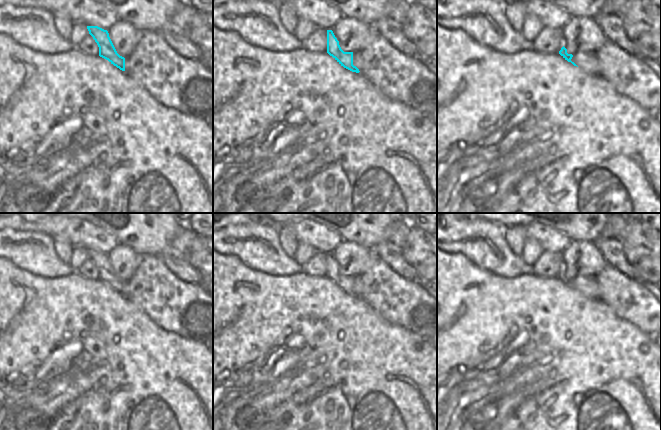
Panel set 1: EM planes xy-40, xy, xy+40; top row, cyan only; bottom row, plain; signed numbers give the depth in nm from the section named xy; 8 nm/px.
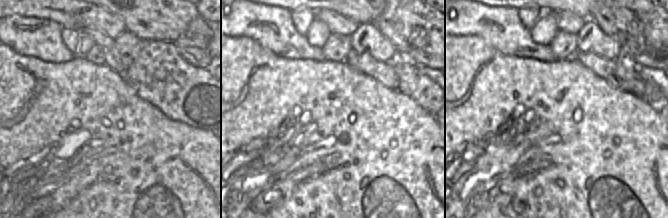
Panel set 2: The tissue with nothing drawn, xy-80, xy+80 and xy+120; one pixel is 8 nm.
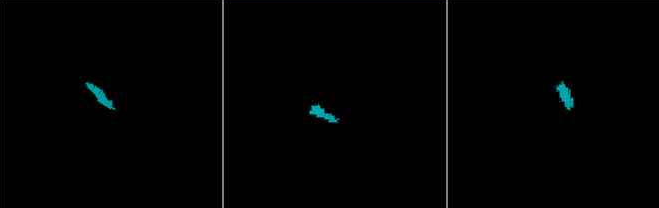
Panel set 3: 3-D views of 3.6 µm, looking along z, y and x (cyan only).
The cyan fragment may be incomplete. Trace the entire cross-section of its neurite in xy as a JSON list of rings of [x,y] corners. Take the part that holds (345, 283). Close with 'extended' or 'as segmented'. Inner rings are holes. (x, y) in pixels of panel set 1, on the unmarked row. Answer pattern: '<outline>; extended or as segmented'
[[[327,254],[327,277],[344,292],[359,297],[363,285],[359,276],[344,276],[332,254]]]; extended

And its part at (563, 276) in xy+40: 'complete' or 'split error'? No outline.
split error

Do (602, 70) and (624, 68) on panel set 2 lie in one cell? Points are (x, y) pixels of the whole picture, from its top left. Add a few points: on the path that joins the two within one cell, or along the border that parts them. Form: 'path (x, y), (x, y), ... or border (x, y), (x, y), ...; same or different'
path (607, 70), (619, 70); same

